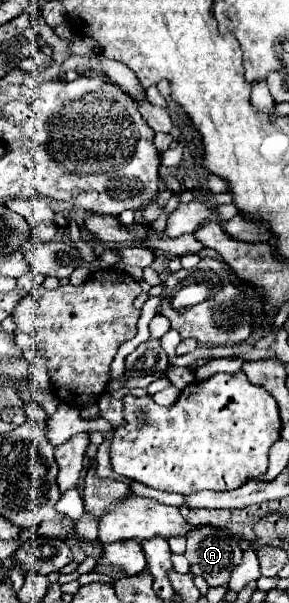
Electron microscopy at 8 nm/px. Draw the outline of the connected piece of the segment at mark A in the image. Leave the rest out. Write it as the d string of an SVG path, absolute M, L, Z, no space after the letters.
M196 526L192 530L188 530L186 534L188 542L186 542L186 560L190 562L190 572L194 576L202 576L208 586L222 586L230 580L230 572L240 564L242 560L242 548L240 542L228 534L228 530L224 528L216 528L216 526Z

